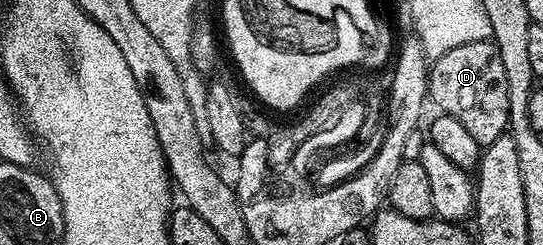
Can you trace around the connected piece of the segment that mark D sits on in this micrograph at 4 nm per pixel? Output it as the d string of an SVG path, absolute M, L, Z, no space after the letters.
M483 39L460 43L454 49L442 53L442 57L431 60L428 68L428 99L436 102L436 111L455 117L464 128L480 143L481 148L489 147L498 137L509 130L508 94L506 93L506 68L502 65L502 57L496 44Z

